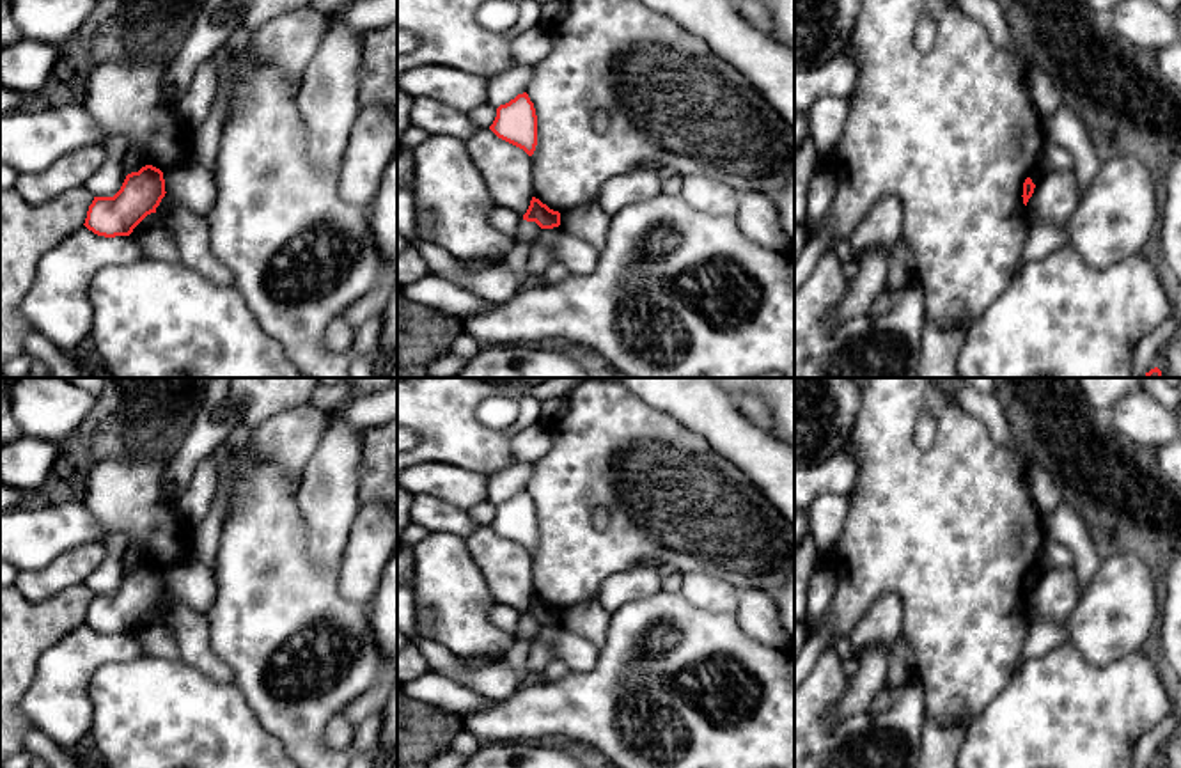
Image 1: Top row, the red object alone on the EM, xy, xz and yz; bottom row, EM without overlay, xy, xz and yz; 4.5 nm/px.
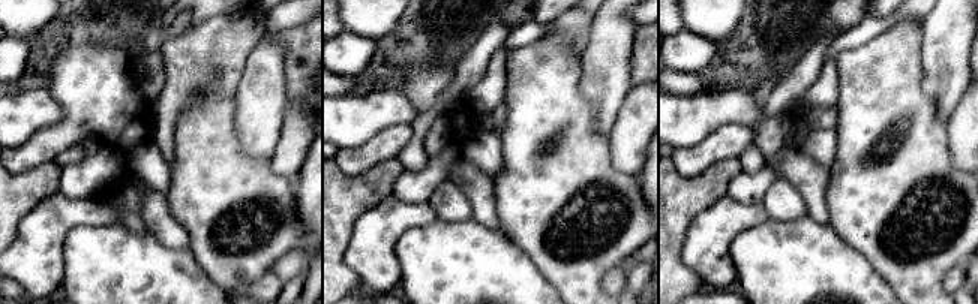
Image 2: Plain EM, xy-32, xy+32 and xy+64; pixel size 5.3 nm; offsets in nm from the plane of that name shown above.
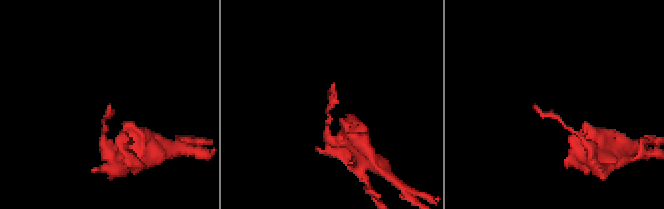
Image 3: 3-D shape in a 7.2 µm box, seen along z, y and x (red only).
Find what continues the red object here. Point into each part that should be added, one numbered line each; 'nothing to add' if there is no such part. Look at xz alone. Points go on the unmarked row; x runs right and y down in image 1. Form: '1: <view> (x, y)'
nothing to add

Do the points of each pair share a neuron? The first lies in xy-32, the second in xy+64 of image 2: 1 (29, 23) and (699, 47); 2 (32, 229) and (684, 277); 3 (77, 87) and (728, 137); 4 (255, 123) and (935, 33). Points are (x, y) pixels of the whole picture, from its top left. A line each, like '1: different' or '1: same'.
1: different
2: different
3: same
4: same

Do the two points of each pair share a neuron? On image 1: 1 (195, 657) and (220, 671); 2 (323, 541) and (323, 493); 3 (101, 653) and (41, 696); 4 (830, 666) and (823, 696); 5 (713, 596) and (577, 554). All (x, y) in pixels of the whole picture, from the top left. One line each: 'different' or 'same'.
1: same
2: same
3: same
4: same
5: different

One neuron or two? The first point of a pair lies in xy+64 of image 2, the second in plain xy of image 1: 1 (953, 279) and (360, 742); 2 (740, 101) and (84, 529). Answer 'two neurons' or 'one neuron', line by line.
1: two neurons
2: one neuron

